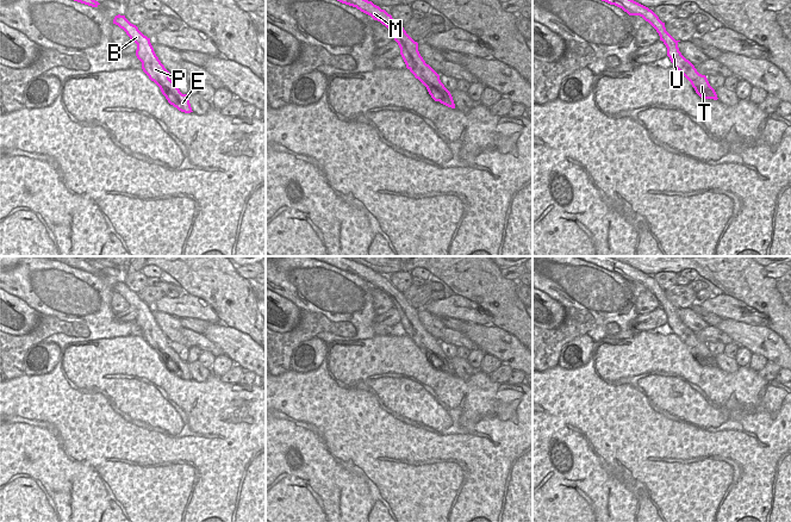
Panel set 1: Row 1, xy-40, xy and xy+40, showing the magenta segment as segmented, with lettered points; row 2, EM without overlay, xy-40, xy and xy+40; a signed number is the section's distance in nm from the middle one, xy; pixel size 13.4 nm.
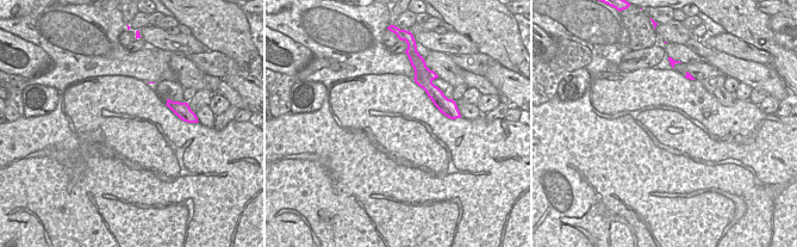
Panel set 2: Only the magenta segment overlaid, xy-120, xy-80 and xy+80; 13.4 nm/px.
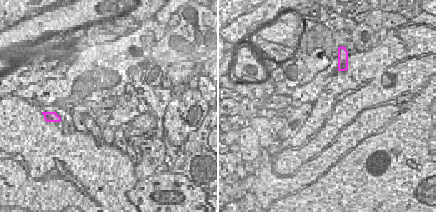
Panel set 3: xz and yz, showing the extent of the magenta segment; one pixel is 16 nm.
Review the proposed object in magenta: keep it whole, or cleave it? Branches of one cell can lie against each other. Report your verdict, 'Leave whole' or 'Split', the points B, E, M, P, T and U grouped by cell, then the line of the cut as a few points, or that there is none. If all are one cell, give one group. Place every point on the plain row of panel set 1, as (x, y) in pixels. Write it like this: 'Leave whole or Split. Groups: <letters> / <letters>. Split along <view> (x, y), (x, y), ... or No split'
Leave whole. Groups: B E M P T U. No split

